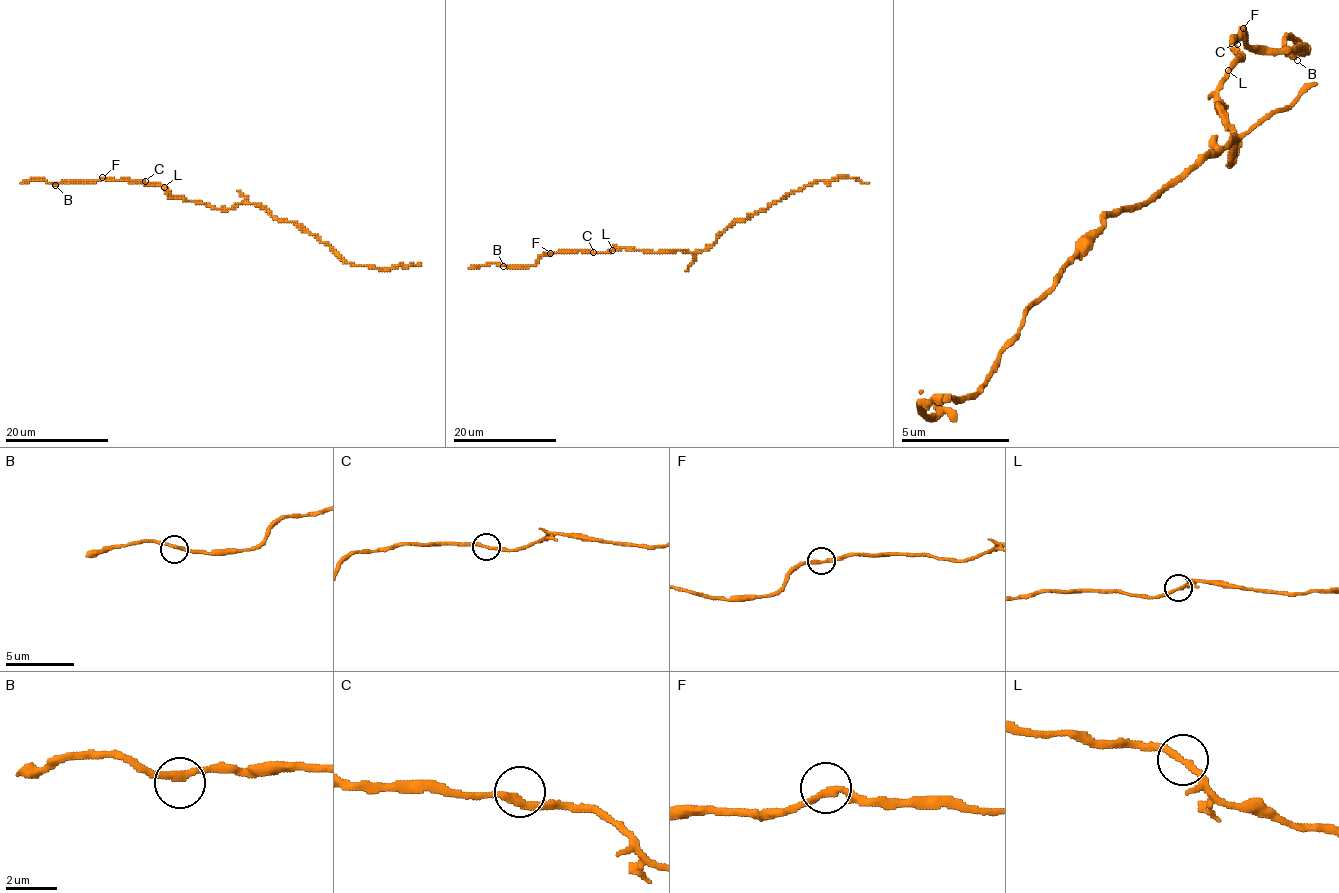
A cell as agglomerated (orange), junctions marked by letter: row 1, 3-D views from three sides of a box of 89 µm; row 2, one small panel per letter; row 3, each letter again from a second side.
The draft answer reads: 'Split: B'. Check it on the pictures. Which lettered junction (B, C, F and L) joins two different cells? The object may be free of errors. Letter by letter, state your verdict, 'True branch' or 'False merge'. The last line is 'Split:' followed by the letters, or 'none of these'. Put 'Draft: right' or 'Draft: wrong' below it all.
B: True branch
C: True branch
F: True branch
L: False merge
Split: L
Draft: wrong

